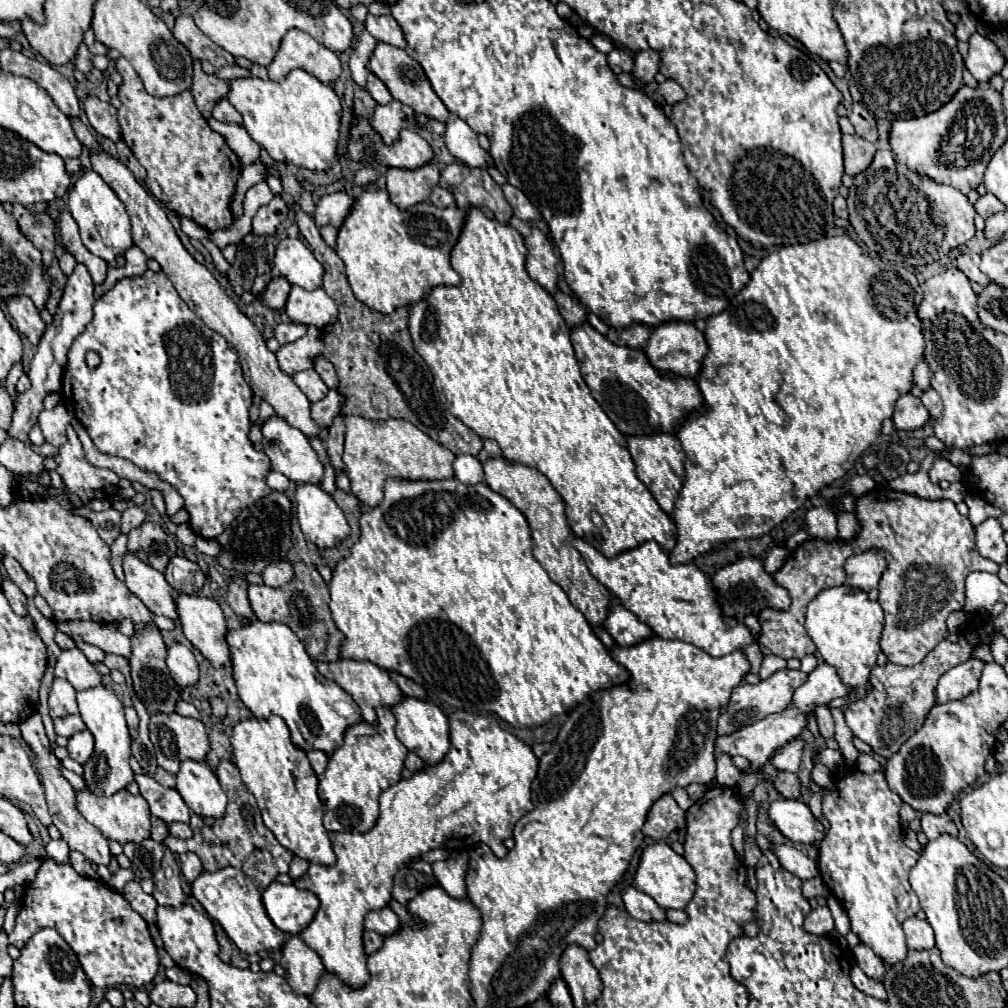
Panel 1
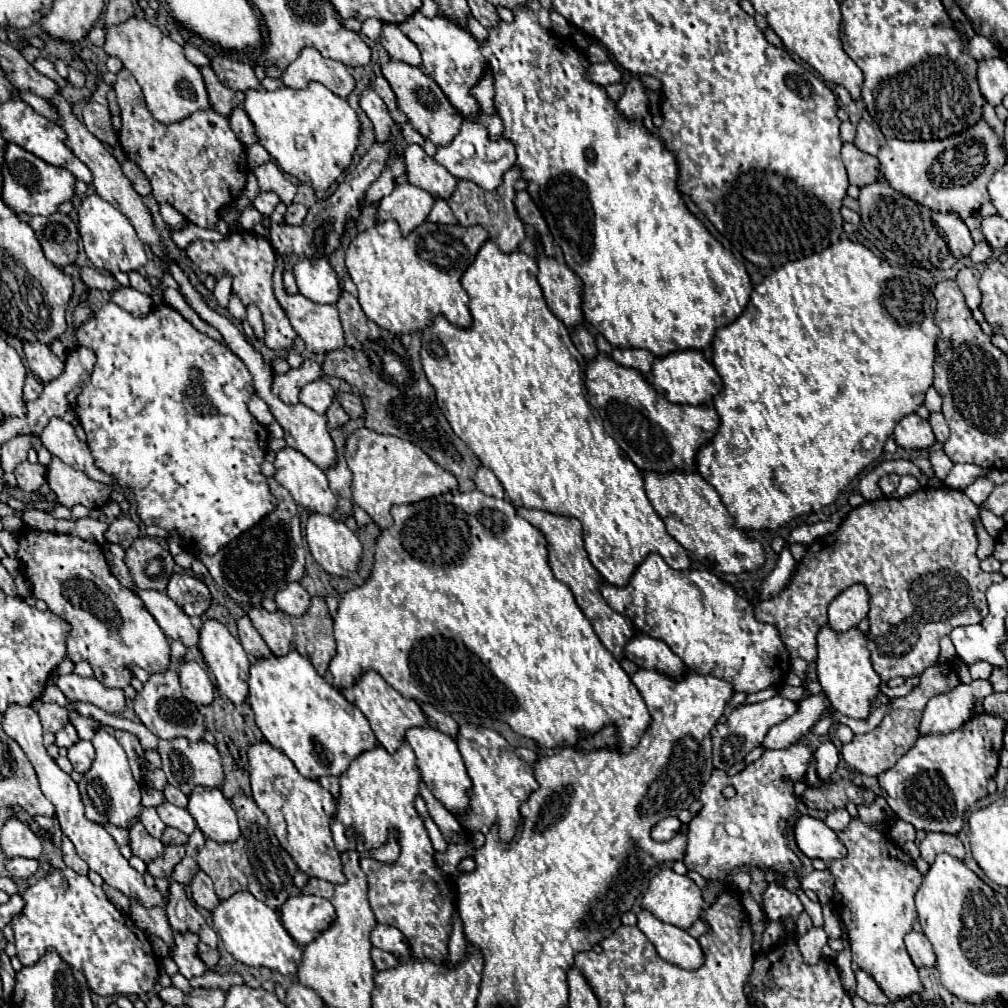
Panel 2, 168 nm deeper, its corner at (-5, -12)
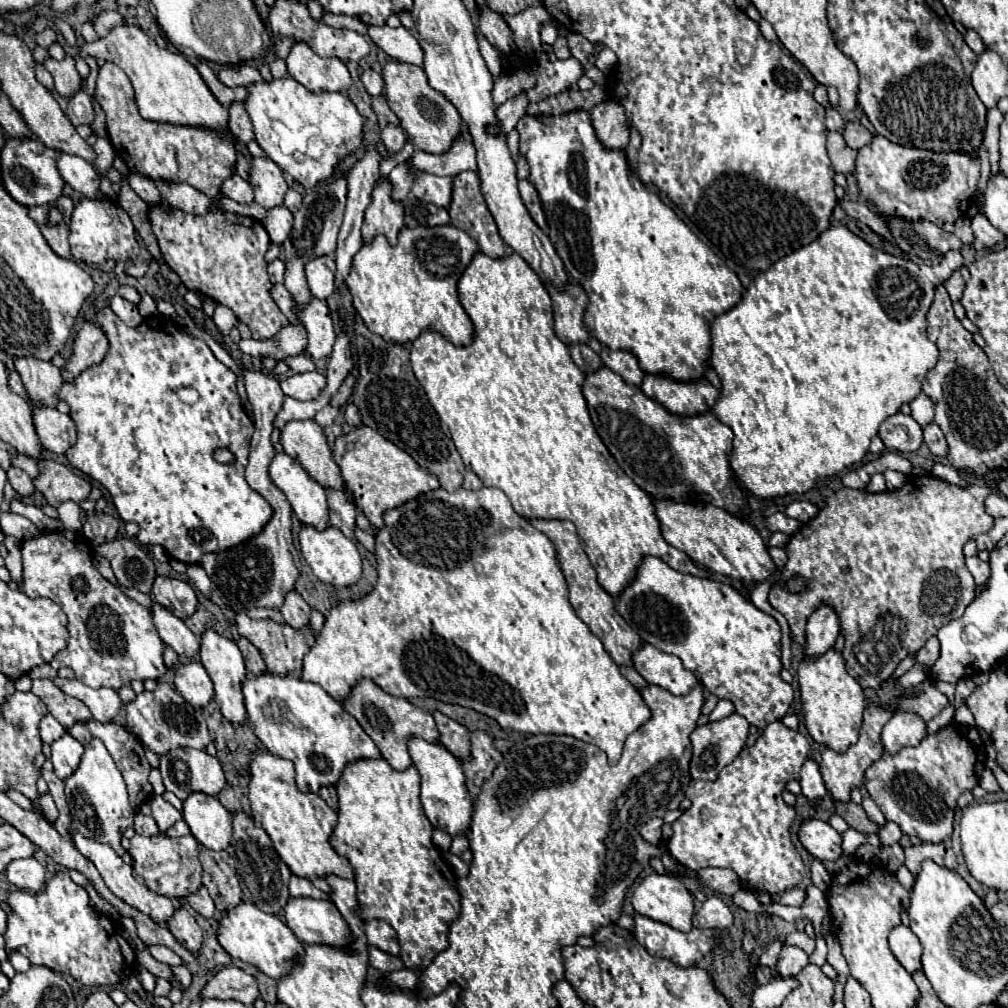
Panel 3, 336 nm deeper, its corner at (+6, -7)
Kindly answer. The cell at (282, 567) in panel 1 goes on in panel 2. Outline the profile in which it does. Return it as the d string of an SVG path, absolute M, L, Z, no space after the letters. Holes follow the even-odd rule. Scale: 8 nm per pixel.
M291 582L287 588L275 594L277 608L291 616L301 616L309 608L309 600L311 600L309 592L299 582Z

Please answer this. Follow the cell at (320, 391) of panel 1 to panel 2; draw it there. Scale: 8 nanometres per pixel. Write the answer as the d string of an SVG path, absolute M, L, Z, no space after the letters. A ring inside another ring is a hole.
M315 380L315 382L309 382L301 388L301 394L299 394L299 400L313 408L317 414L325 414L327 408L331 406L335 398L335 390L333 386L327 382L327 380Z

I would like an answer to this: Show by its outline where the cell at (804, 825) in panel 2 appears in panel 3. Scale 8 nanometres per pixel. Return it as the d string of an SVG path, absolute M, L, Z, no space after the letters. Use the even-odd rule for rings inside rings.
M808 819L800 827L800 841L820 861L836 861L842 855L842 835L828 821Z

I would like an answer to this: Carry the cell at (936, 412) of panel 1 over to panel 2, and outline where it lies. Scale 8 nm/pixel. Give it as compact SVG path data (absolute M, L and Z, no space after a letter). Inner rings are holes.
M933 412L933 414L929 416L929 422L931 422L931 428L933 428L933 432L935 432L935 438L937 438L939 442L945 442L945 440L949 438L949 426L947 426L947 422L945 422L945 416L943 416L941 412Z

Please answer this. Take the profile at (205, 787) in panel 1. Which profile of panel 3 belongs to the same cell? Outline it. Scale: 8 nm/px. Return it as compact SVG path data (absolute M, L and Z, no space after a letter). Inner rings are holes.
M194 793L184 801L184 821L196 841L212 851L222 851L232 841L232 813L216 797Z

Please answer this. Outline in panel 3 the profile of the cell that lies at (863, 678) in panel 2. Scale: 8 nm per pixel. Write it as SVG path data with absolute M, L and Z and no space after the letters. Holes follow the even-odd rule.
M836 649L826 651L816 661L804 659L798 667L798 683L802 697L804 725L810 737L836 753L844 753L850 745L858 741L858 731L862 725L862 711L868 707L860 683L848 675L842 655Z

